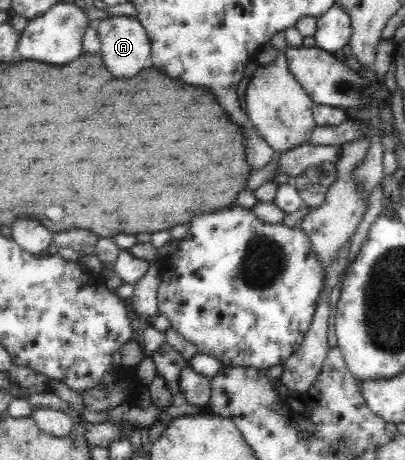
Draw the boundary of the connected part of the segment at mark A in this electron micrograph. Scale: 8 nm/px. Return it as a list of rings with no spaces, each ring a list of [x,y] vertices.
[[[112,16],[98,22],[95,27],[102,46],[98,54],[102,58],[104,67],[114,78],[130,78],[140,70],[150,67],[150,39],[138,19]]]

